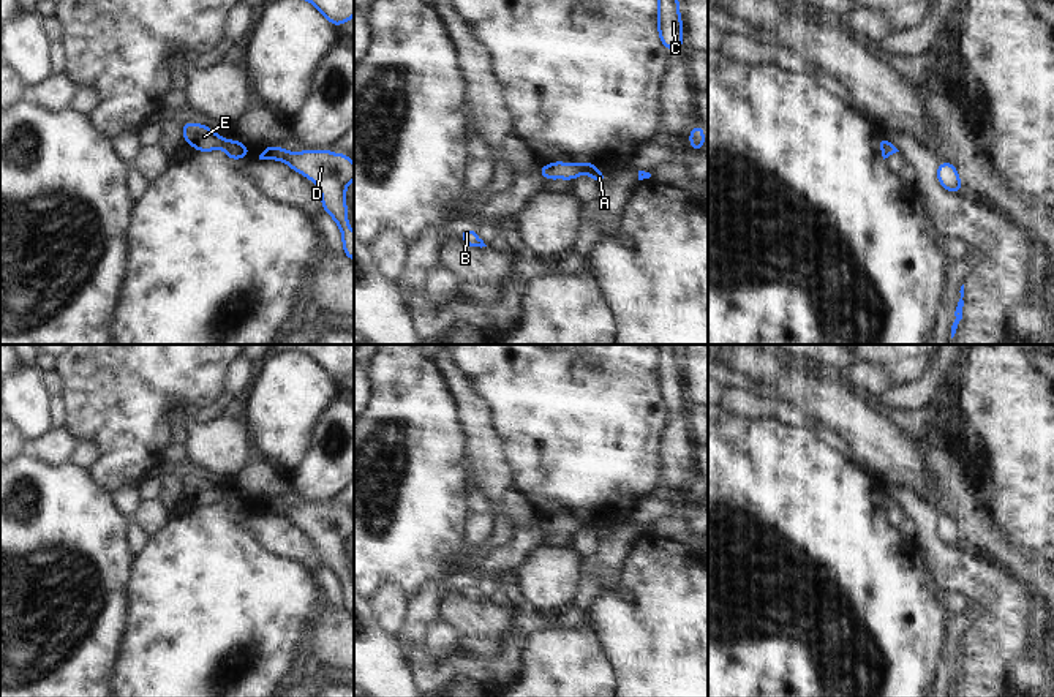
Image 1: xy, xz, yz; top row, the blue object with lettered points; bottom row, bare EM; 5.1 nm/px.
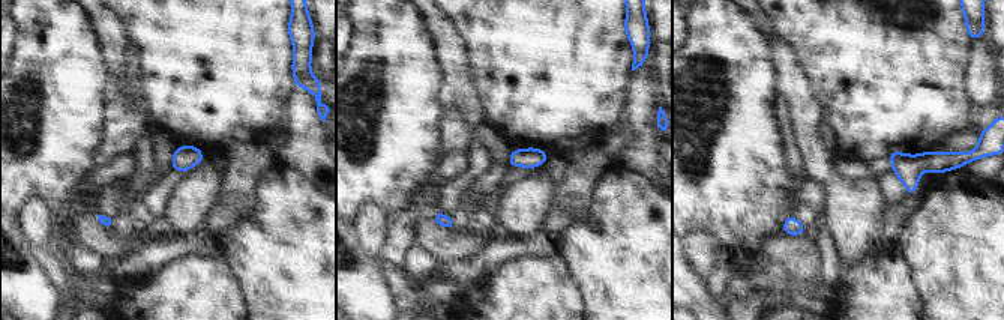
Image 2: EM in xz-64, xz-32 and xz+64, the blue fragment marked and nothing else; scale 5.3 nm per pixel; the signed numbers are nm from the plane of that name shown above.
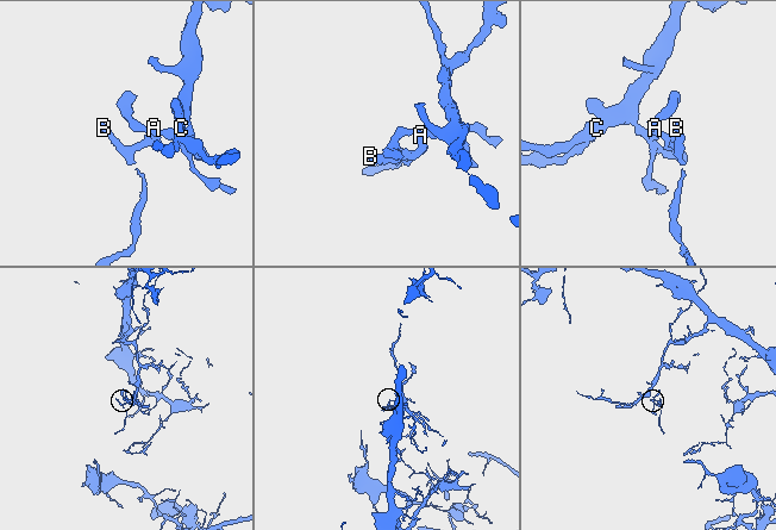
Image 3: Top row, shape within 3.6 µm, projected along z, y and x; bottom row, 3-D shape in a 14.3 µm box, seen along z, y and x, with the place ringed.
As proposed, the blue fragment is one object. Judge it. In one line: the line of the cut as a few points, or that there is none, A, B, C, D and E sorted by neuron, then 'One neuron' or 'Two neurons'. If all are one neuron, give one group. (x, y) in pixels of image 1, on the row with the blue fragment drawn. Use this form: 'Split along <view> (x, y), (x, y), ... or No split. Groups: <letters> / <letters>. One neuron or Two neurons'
No split. Groups: A B C D E. One neuron.

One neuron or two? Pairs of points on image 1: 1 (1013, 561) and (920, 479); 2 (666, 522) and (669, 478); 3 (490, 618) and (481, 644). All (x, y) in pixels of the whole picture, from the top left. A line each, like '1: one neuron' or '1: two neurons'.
1: two neurons
2: one neuron
3: two neurons

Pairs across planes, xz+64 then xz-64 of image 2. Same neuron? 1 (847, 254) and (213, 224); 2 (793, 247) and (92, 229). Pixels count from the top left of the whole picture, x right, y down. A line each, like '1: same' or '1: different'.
1: different
2: same

